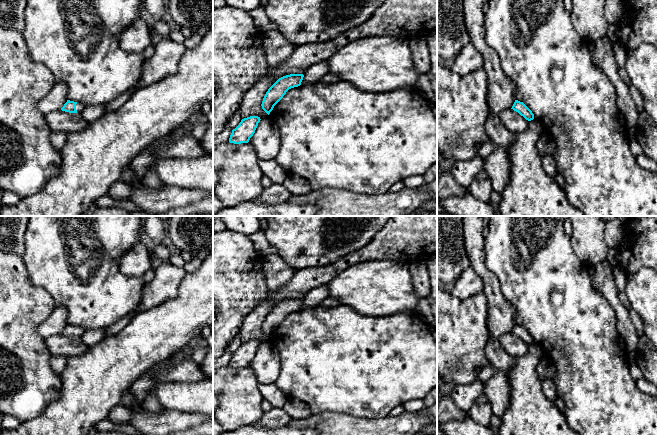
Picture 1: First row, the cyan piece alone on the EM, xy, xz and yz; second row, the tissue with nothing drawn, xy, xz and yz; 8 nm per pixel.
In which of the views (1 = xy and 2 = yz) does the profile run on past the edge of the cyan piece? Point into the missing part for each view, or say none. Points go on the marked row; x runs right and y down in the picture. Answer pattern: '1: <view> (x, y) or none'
1: xy (80, 107)
2: none

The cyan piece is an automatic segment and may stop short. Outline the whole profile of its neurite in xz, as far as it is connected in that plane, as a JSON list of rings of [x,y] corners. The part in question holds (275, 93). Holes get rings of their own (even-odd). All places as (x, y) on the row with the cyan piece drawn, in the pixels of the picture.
[[[290,74],[279,78],[266,92],[261,104],[262,109],[269,115],[289,89],[301,85],[303,77],[303,74]]]

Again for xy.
[[[67,100],[64,106],[61,108],[62,111],[69,112],[69,113],[79,113],[81,114],[84,110],[85,105],[81,103],[77,103],[74,101]]]

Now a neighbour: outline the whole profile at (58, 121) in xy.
[[[62,110],[45,115],[50,132],[69,134],[84,130],[89,123],[79,113],[69,113]]]

